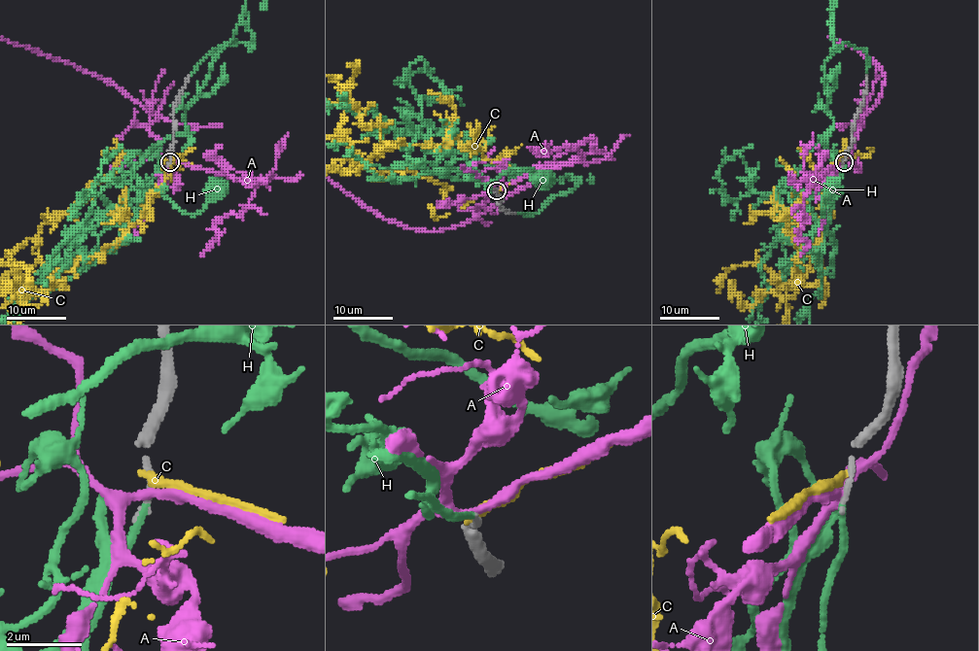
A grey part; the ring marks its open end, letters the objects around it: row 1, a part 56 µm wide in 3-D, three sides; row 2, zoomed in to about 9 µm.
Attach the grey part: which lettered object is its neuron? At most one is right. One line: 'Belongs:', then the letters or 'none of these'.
Belongs: H

